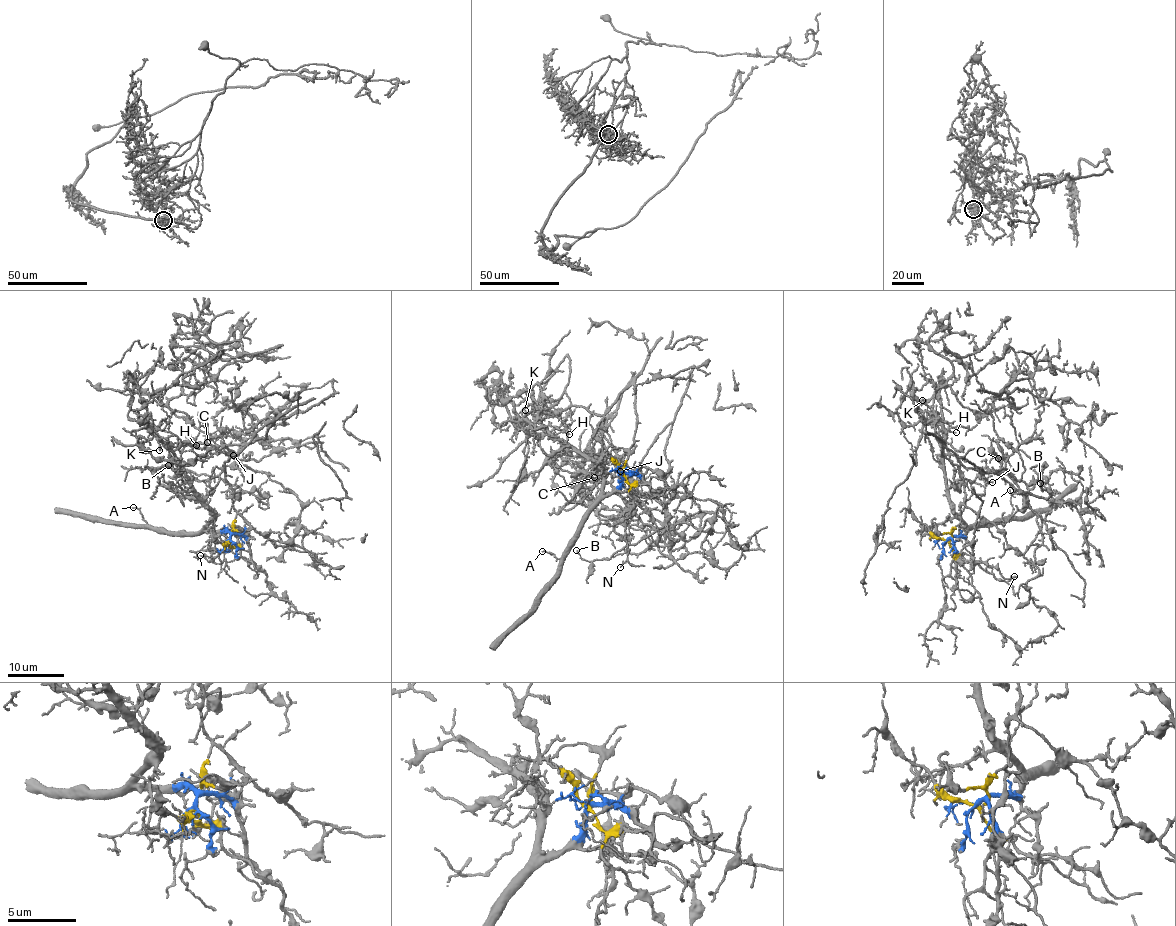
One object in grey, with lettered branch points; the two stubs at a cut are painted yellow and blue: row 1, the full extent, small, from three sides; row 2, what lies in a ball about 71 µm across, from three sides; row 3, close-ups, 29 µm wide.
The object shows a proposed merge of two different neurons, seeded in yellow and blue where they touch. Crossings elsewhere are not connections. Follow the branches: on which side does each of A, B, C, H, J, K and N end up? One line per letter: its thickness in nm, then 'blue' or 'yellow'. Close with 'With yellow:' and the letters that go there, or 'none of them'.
A: 110 nm | blue
B: 130 nm | yellow
C: 140 nm | yellow
H: 80 nm | blue
J: 170 nm | yellow
K: 190 nm | blue
N: 140 nm | yellow
With yellow: B, C, J, N

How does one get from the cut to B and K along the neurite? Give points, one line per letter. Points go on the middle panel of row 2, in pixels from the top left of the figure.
B: (622, 474), (619, 459), (637, 495), (666, 508), (665, 524), (609, 559), (588, 562), (576, 550)
K: (622, 473), (622, 480), (611, 492), (604, 492), (603, 471), (597, 461), (531, 423), (524, 416), (525, 410)

